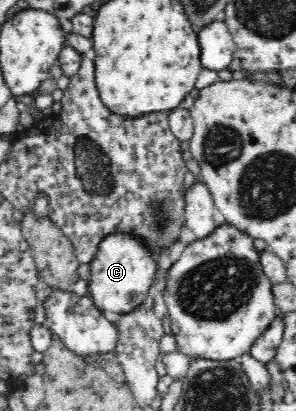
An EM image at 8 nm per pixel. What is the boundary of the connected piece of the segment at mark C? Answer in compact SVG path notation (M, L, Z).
M111 235L107 237L99 249L99 254L91 263L91 276L88 282L88 293L92 296L94 307L99 311L128 314L143 306L154 284L154 274L158 264L152 253L148 253L142 242L130 235Z

